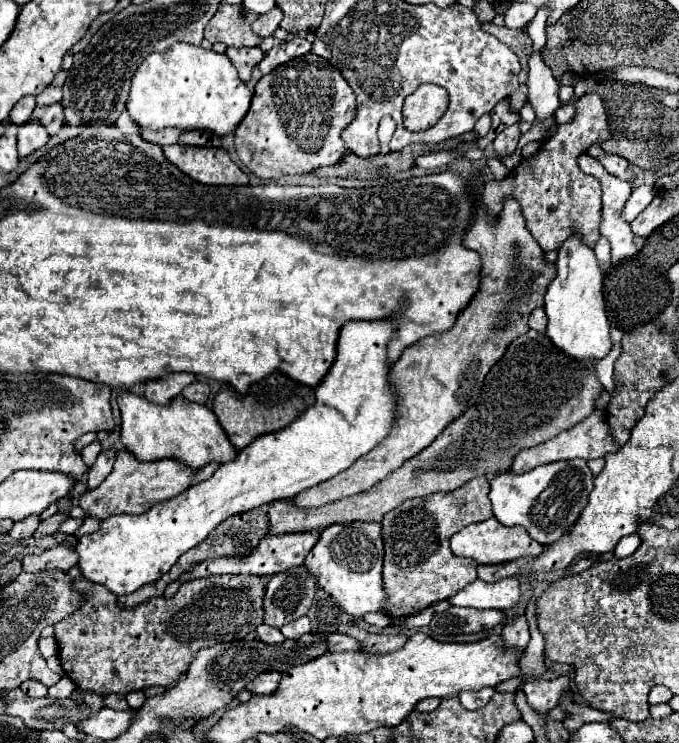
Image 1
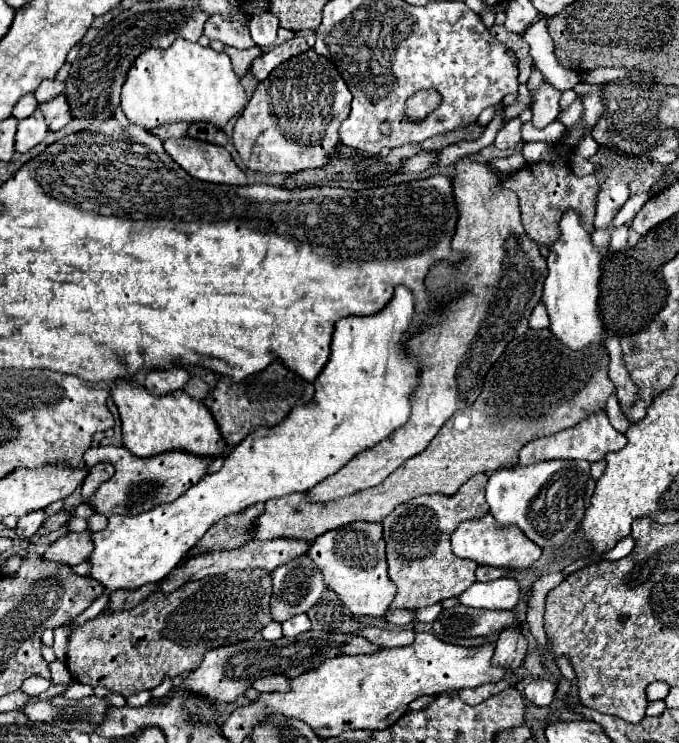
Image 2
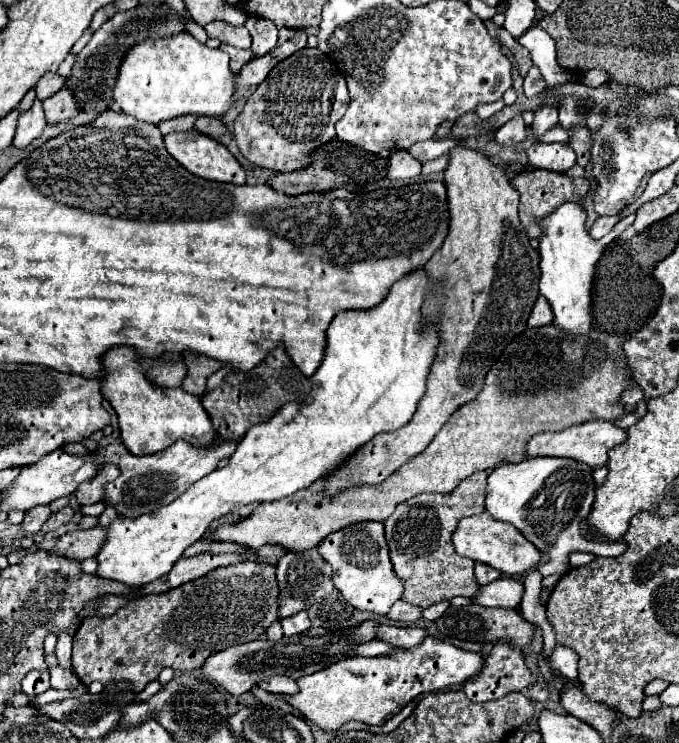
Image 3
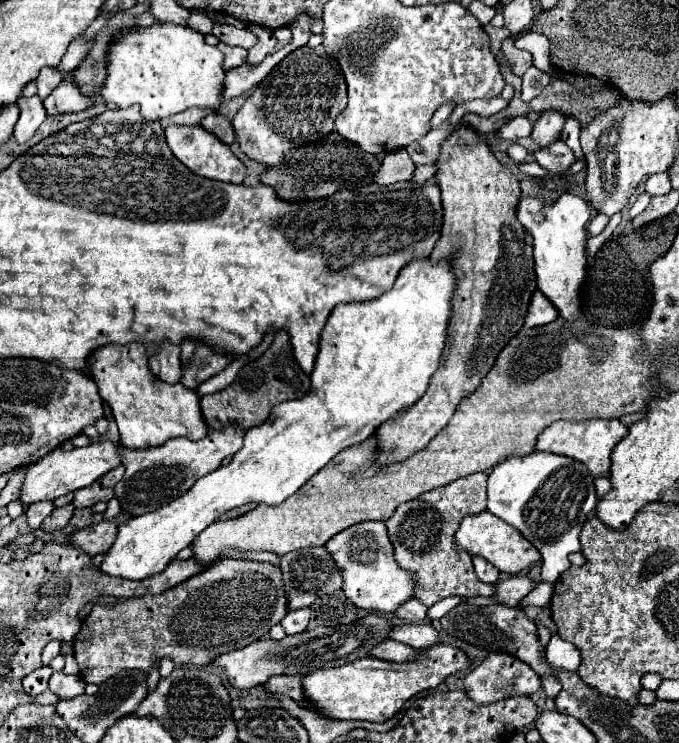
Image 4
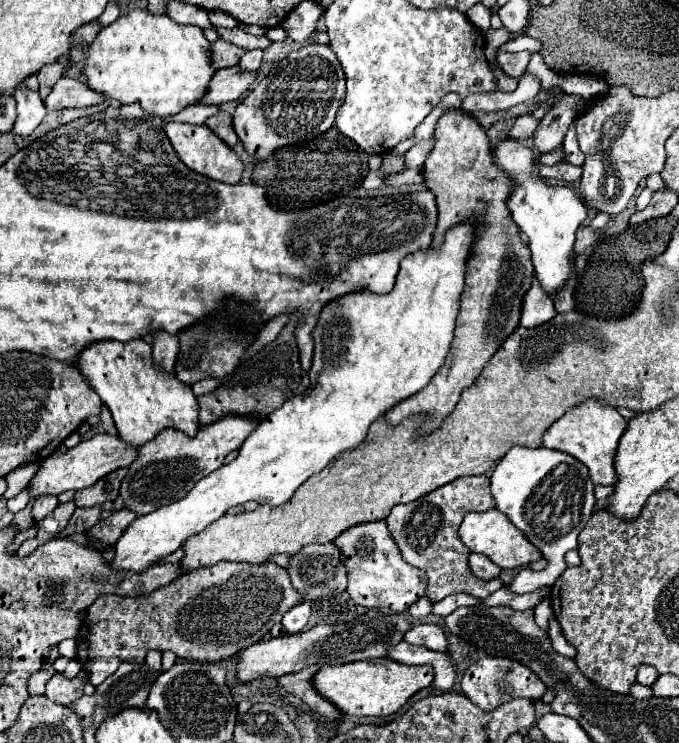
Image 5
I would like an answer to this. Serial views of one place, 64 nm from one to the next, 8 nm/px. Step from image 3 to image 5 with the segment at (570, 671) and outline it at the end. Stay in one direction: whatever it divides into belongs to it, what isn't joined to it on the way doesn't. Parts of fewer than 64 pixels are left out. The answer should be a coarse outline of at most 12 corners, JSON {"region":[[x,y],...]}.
{"region":[[550,618],[550,642],[556,654],[576,660],[576,650],[566,644],[558,622]]}

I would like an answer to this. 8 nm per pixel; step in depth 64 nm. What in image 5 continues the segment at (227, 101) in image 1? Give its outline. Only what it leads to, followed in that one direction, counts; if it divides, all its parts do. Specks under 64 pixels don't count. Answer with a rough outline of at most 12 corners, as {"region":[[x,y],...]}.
{"region":[[132,10],[72,64],[92,90],[148,114],[206,96],[198,26]]}

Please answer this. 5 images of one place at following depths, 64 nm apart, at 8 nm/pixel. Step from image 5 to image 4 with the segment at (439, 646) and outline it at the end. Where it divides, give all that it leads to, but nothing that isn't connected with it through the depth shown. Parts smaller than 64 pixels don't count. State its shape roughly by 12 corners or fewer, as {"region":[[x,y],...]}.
{"region":[[430,624],[390,628],[390,638],[416,650],[440,642]]}

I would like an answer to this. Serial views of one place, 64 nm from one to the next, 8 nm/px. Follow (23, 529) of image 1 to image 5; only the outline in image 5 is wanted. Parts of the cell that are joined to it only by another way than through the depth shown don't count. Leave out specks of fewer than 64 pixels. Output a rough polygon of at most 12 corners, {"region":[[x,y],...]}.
{"region":[[54,496],[38,498],[32,506],[32,520],[40,522],[58,506]]}

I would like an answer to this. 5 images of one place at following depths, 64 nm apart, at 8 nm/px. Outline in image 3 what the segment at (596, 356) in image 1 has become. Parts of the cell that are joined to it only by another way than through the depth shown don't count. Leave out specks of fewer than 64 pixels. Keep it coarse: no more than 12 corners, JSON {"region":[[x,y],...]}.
{"region":[[562,204],[540,226],[540,294],[554,326],[592,332],[592,282],[621,220],[590,238],[586,210]]}

